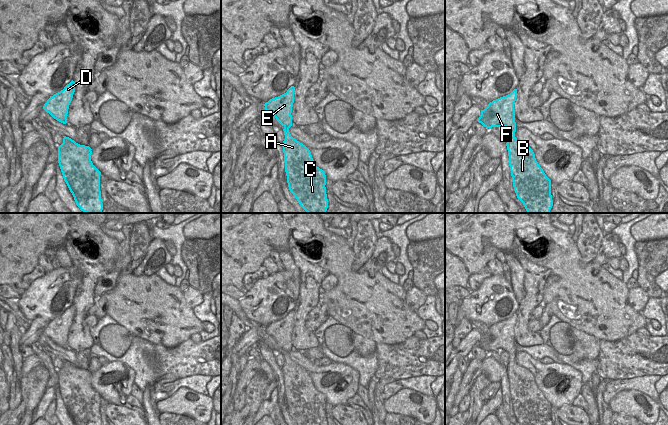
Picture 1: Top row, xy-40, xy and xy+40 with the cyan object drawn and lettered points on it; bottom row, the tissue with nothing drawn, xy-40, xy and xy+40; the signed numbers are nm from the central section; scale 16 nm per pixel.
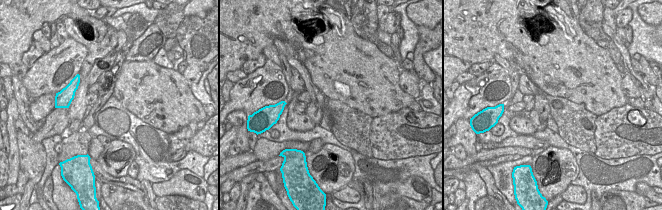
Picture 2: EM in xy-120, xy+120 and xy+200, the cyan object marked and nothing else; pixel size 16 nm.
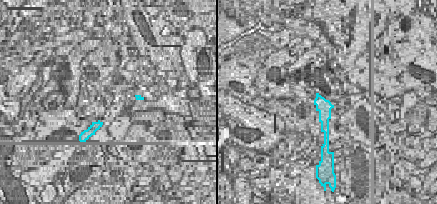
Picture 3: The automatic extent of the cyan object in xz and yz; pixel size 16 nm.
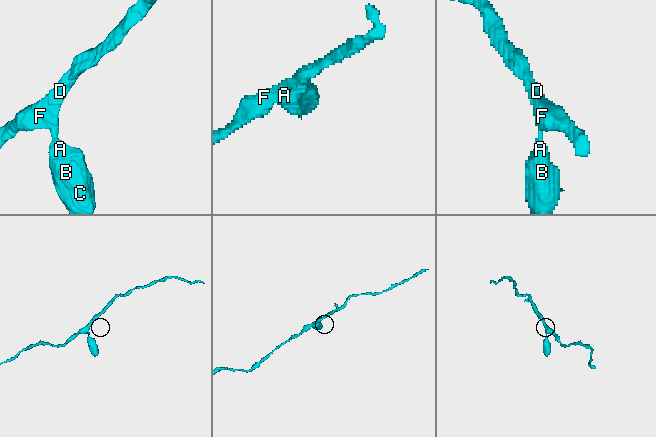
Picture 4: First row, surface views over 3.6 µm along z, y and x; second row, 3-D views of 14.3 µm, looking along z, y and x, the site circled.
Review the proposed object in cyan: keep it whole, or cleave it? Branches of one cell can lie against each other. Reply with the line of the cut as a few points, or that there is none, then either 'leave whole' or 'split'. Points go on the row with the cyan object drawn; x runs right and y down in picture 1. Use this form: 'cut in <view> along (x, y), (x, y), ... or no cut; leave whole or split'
no cut; leave whole

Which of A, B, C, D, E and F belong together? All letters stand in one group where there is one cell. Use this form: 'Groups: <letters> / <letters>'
Groups: A B C D E F

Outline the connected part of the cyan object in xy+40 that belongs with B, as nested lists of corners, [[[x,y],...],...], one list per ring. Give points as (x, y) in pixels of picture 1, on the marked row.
[[[514,89],[510,94],[493,100],[484,110],[481,110],[481,115],[477,121],[487,129],[492,127],[506,127],[508,129],[509,139],[506,146],[513,187],[517,198],[523,203],[527,213],[550,213],[553,206],[551,180],[546,176],[536,161],[533,150],[528,145],[518,141],[515,137],[516,122],[514,103],[516,98],[517,89]]]

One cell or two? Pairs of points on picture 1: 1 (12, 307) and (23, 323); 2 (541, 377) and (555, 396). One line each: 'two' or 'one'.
1: one
2: one

